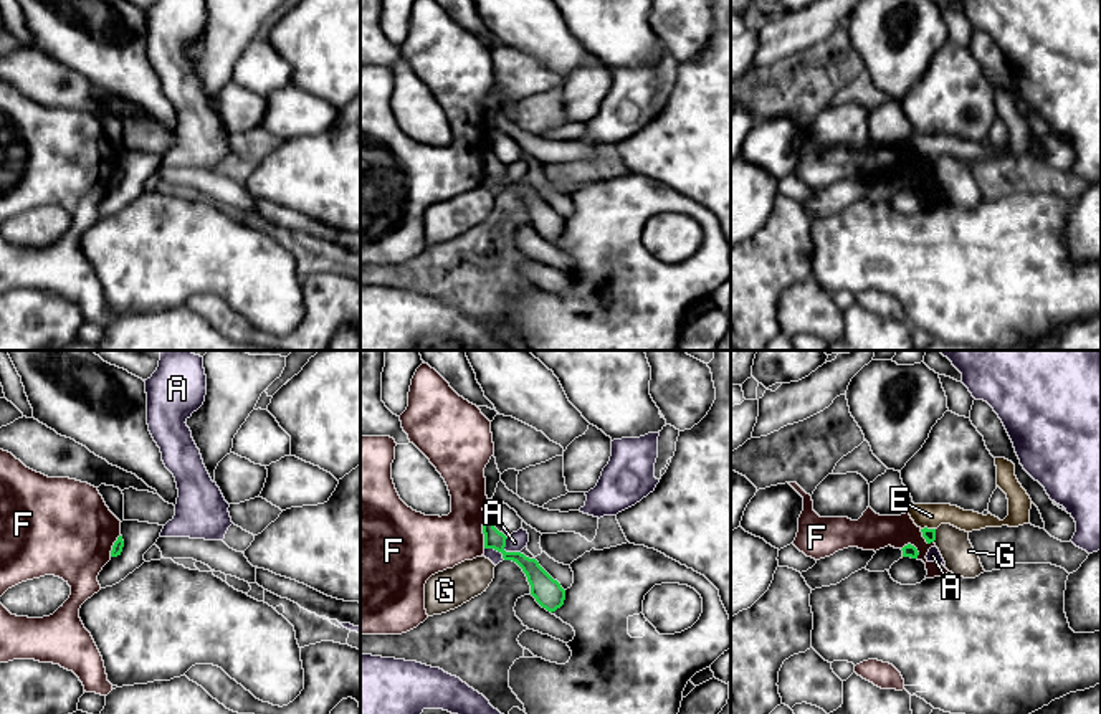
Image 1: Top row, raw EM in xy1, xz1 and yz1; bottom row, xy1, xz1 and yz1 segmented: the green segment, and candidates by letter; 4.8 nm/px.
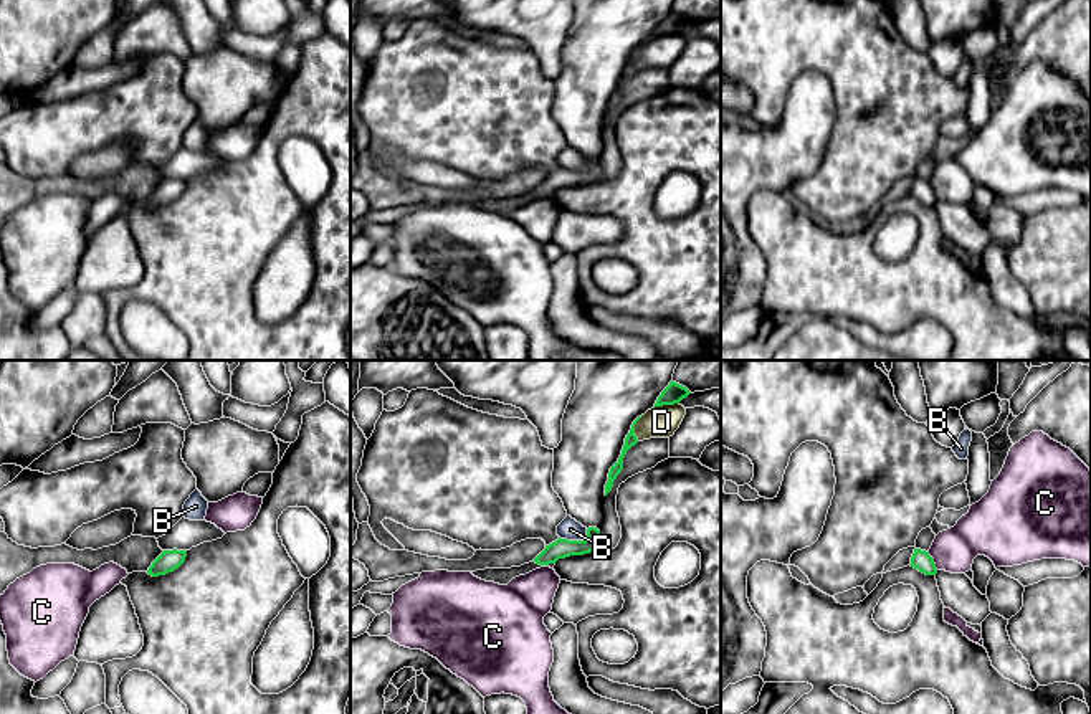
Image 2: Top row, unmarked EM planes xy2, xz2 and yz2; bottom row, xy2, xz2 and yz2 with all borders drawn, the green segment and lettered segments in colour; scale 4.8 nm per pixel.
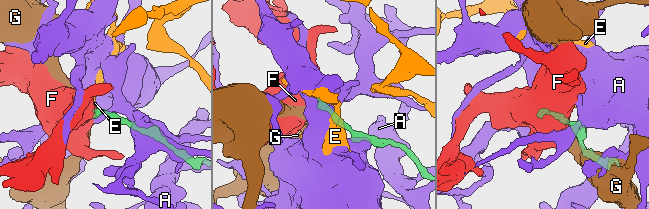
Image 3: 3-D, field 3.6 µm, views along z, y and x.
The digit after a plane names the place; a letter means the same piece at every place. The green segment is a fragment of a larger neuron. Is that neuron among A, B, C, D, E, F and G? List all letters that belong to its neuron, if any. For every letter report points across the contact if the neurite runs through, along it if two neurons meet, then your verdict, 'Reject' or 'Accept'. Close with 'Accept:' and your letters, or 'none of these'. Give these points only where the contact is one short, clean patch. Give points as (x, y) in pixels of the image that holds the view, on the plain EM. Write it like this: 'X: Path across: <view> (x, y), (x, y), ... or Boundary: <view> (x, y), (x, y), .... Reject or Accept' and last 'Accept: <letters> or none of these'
A: Reject
B: Reject
C: Path across: yz2 (921, 189), (933, 190), (952, 180), (976, 162). Accept
D: Boundary: xz2 (678, 32), (653, 38). Reject
E: Boundary: yz1 (934, 157), (921, 159). Reject
F: Boundary: xz1 (486, 147), (483, 154), (483, 177). Reject
G: Boundary: yz1 (936, 159), (933, 171). Reject
Accept: C

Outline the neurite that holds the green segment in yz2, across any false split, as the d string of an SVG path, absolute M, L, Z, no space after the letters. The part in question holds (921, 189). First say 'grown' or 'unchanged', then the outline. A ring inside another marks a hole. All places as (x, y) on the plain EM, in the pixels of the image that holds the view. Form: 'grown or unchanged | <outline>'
grown | M1031 61L1015 73L989 122L957 154L936 165L931 178L914 178L911 197L926 205L939 200L965 203L977 185L989 187L995 198L1013 197L1041 188L1066 188L1091 197L1091 99L1066 76L1043 61Z

